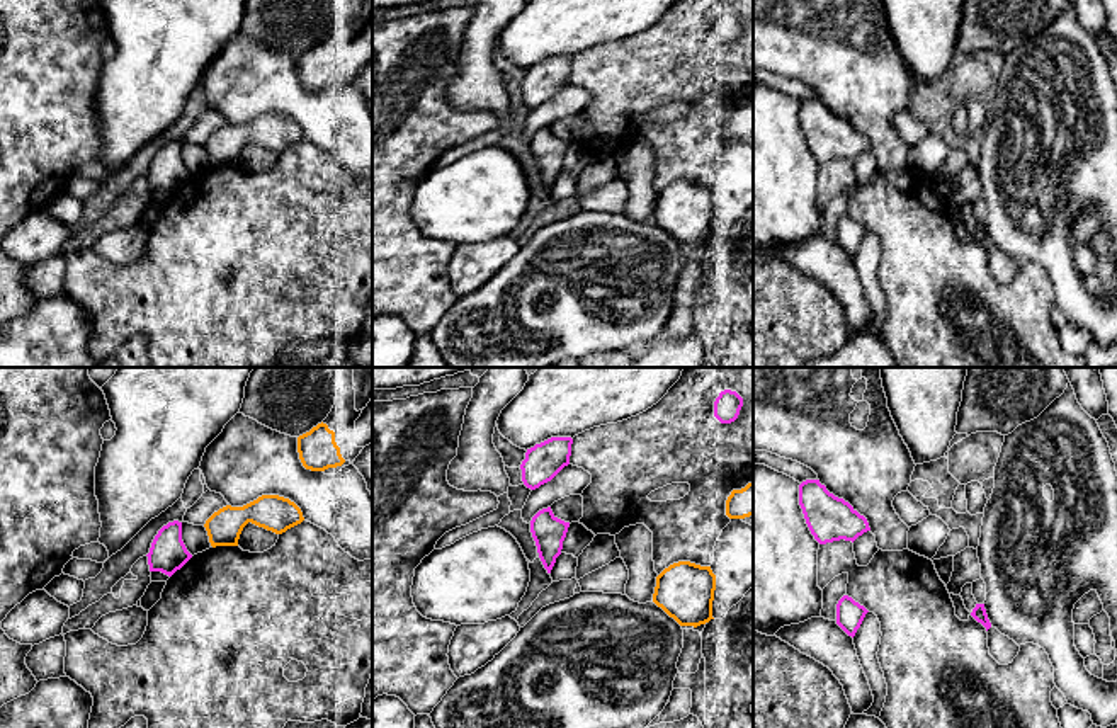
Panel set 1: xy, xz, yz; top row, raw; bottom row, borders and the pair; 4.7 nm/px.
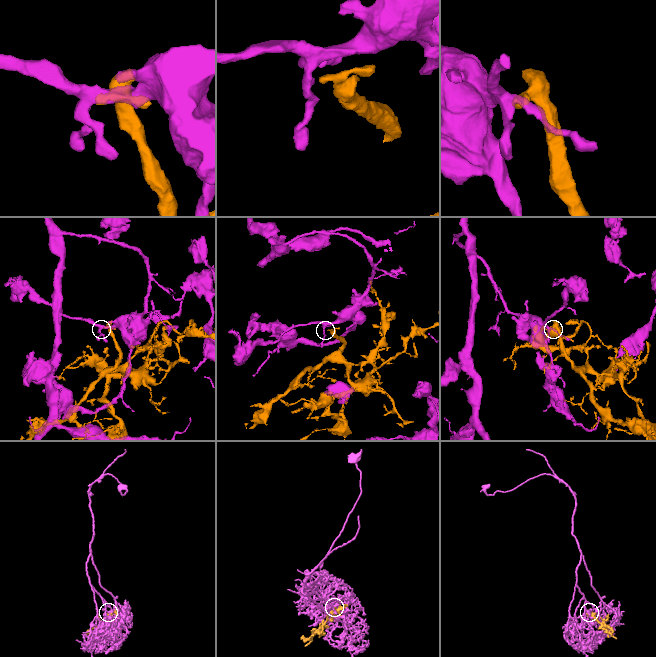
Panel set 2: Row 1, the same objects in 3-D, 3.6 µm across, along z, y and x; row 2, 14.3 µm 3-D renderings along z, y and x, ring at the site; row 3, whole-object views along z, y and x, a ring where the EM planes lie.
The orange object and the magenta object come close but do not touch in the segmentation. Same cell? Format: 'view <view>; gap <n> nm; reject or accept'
view xy; gap 110 nm; reject

